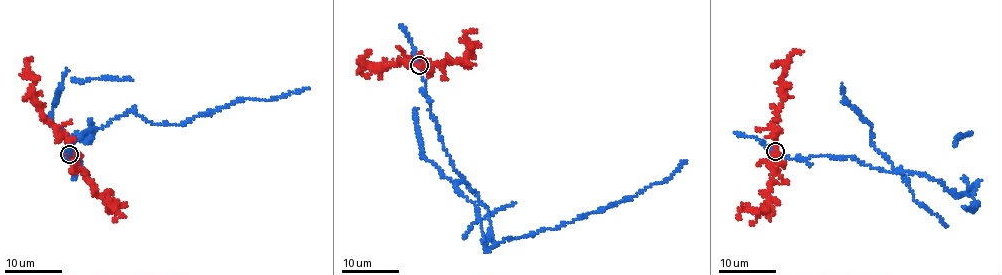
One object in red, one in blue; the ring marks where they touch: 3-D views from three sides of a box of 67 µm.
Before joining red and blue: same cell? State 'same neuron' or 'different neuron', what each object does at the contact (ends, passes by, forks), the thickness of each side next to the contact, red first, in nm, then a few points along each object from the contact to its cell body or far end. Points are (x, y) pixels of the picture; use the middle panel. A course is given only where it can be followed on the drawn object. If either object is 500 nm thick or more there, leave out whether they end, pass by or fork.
same neuron; red forks there; blue passes by; 420 nm thick on the red side, 160 nm on the other; red runs (419, 65), (413, 61), (399, 60), (379, 70), (367, 62), (361, 72), (368, 78); blue runs (419, 64), (430, 113), (453, 168), (487, 208), (491, 225), (486, 250), (605, 210), (669, 179), (687, 161)

